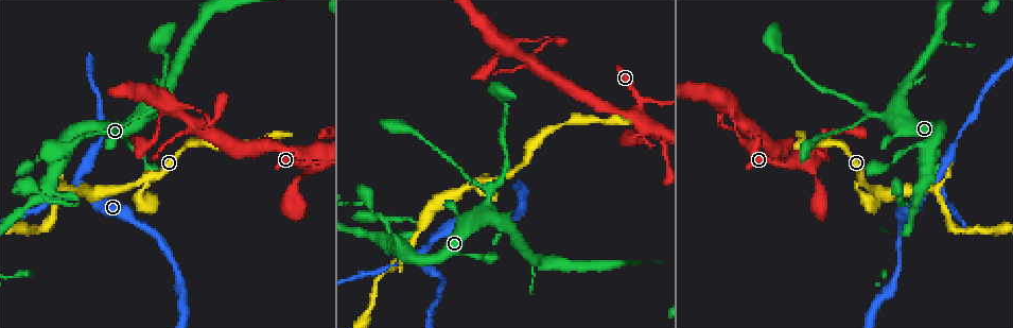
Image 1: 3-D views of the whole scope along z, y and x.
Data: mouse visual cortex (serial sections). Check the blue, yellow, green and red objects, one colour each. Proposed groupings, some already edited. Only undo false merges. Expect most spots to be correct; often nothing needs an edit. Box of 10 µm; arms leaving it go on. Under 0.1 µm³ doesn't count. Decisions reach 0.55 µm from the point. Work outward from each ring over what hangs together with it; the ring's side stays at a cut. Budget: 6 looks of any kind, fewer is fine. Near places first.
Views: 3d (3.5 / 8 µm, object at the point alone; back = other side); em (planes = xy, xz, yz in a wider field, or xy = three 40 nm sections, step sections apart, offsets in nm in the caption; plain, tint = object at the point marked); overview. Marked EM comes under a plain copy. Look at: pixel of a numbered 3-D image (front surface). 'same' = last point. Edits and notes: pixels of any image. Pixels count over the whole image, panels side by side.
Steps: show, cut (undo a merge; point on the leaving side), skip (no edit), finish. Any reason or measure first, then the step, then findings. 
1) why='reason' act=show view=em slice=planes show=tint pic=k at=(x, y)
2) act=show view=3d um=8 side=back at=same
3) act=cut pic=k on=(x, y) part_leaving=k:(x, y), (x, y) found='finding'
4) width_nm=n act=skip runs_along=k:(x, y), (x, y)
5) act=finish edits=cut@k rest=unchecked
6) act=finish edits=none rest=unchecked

why='narrows sharply' act=show view=3d um=3.5 pic=1 at=(77, 202)

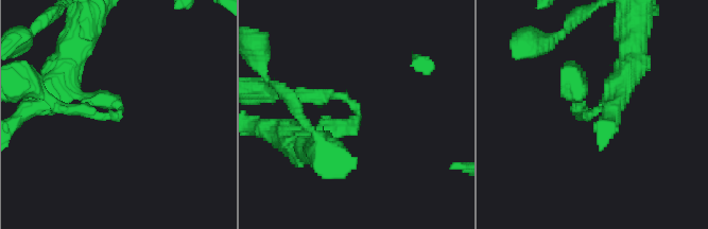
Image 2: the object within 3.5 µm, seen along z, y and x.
arm_widths_nm=150,200 act=show view=em slice=xy step=2 show=tint pic=2 at=(359, 113)

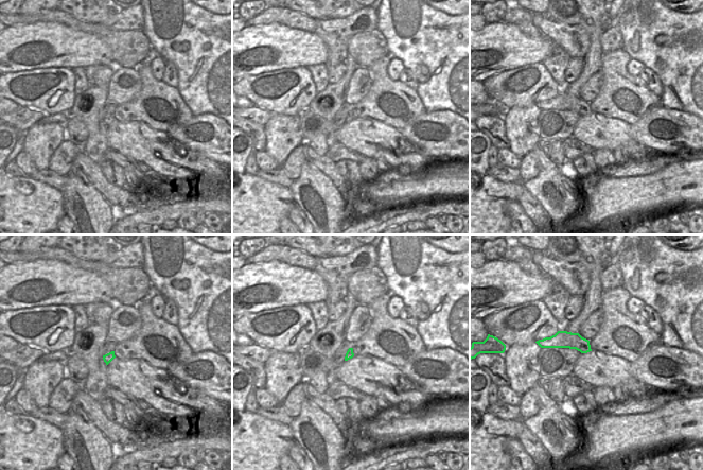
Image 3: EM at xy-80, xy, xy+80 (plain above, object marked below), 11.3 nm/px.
act=skip runs_along=3:(544, 345), (577, 342), (587, 348) found='all the same cell'

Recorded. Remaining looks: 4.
why='abrupt turn' act=show view=3d um=3.5 pic=1 at=(865, 183)

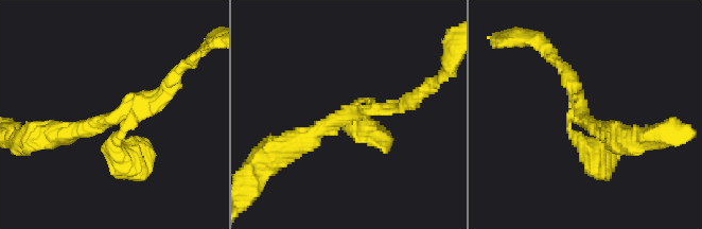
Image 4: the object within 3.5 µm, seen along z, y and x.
why='need the tissue' act=show view=em slice=xy step=5 show=tint pic=4 at=(581, 115)

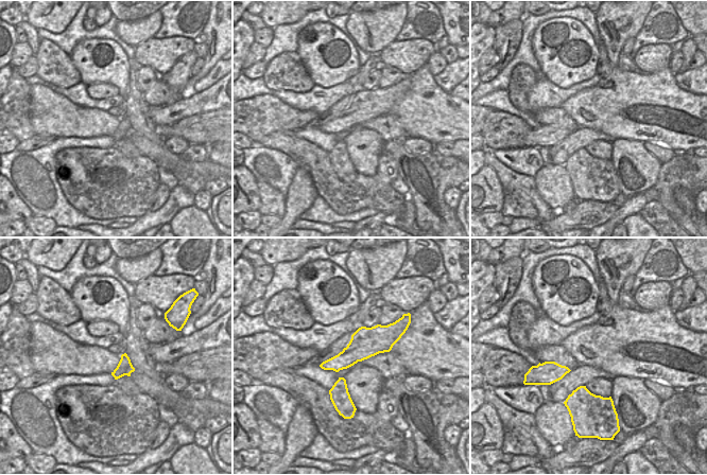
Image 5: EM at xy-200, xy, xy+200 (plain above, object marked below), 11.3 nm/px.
act=skip runs_along=4:(170, 85), (157, 101), (52, 134) found='one cell here'

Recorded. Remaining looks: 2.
why='sharp bend' act=show view=3d um=3.5 pic=1 at=(957, 230)

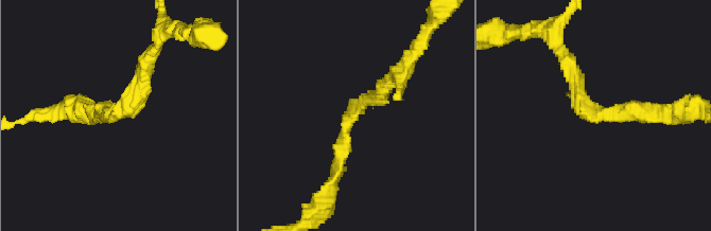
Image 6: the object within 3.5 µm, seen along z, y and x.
arm_widths_nm=200,250 act=show view=em slice=xy step=1 show=tint pic=6 at=(353, 110)

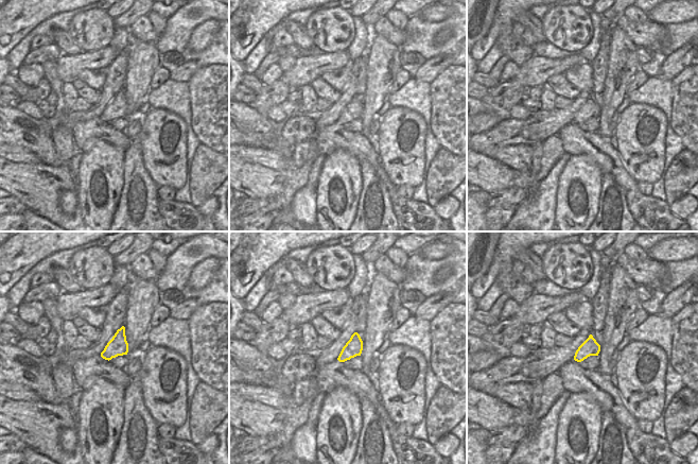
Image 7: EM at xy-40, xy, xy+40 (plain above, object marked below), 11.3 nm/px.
act=skip runs_along=6:(567, 59), (591, 114), (657, 114) found='one cell here'

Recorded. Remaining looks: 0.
act=finish edits=none rest=unchecked

